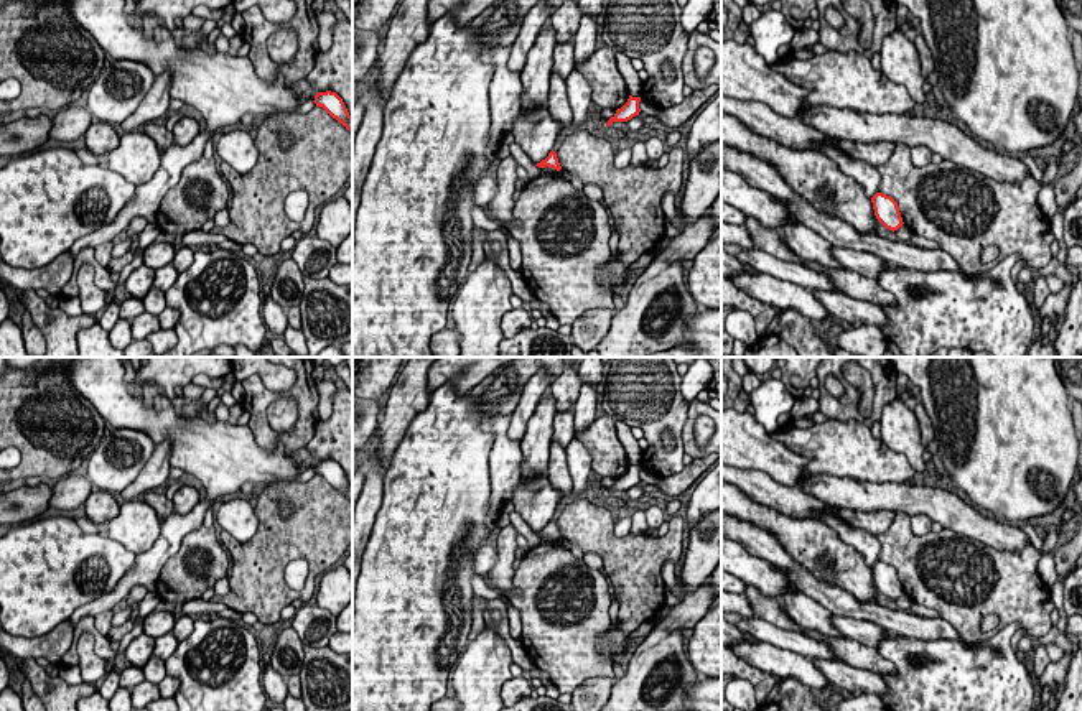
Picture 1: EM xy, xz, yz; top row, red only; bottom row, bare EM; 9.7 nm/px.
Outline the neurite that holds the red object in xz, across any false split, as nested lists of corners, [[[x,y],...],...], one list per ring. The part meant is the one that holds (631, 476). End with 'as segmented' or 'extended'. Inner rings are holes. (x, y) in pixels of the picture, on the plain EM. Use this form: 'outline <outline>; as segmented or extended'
outline [[[629,464],[627,471],[608,489],[606,495],[609,495],[613,490],[627,490],[632,486],[639,484],[639,471],[641,466]]]; as segmented

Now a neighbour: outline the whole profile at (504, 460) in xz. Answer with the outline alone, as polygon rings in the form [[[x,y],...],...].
[[[512,415],[491,418],[491,433],[496,436],[489,453],[491,500],[486,507],[486,540],[496,530],[496,522],[502,514],[502,505],[511,500],[514,489],[520,482],[522,451],[520,439],[507,436]]]

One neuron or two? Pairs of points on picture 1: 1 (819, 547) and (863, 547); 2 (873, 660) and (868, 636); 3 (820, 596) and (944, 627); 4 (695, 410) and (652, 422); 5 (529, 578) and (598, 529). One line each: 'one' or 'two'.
1: two
2: two
3: one
4: two
5: two

